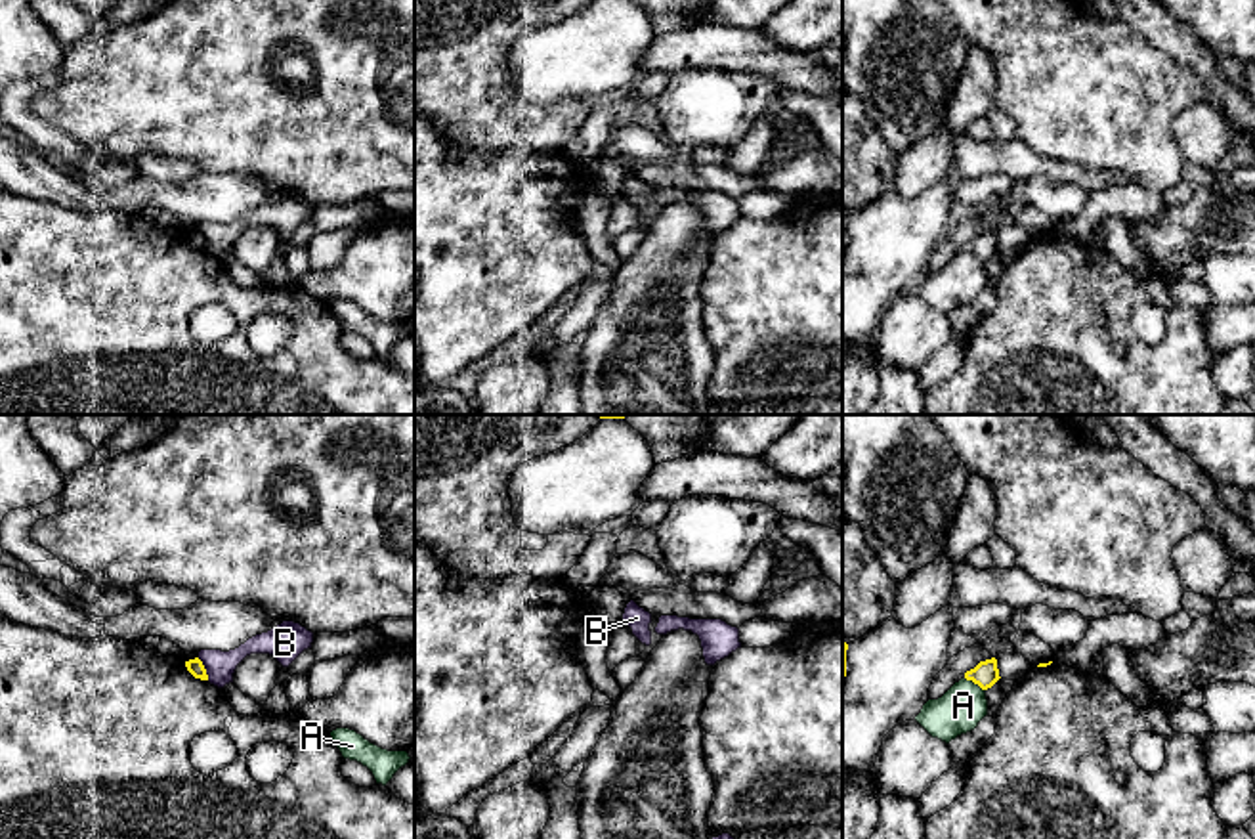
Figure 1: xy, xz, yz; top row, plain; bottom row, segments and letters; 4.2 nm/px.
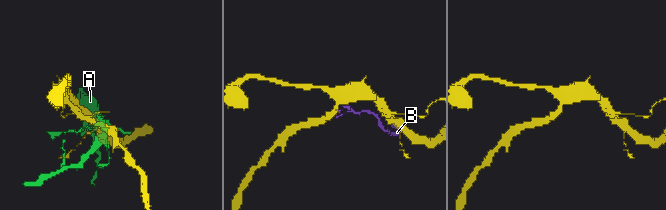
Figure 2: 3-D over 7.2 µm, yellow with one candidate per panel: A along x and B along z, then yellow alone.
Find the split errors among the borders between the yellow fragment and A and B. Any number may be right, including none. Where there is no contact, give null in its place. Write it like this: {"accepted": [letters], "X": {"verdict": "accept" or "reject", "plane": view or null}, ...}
{"accepted": [], "A": {"verdict": "reject", "plane": "yz"}, "B": {"verdict": "reject", "plane": "xy"}}

